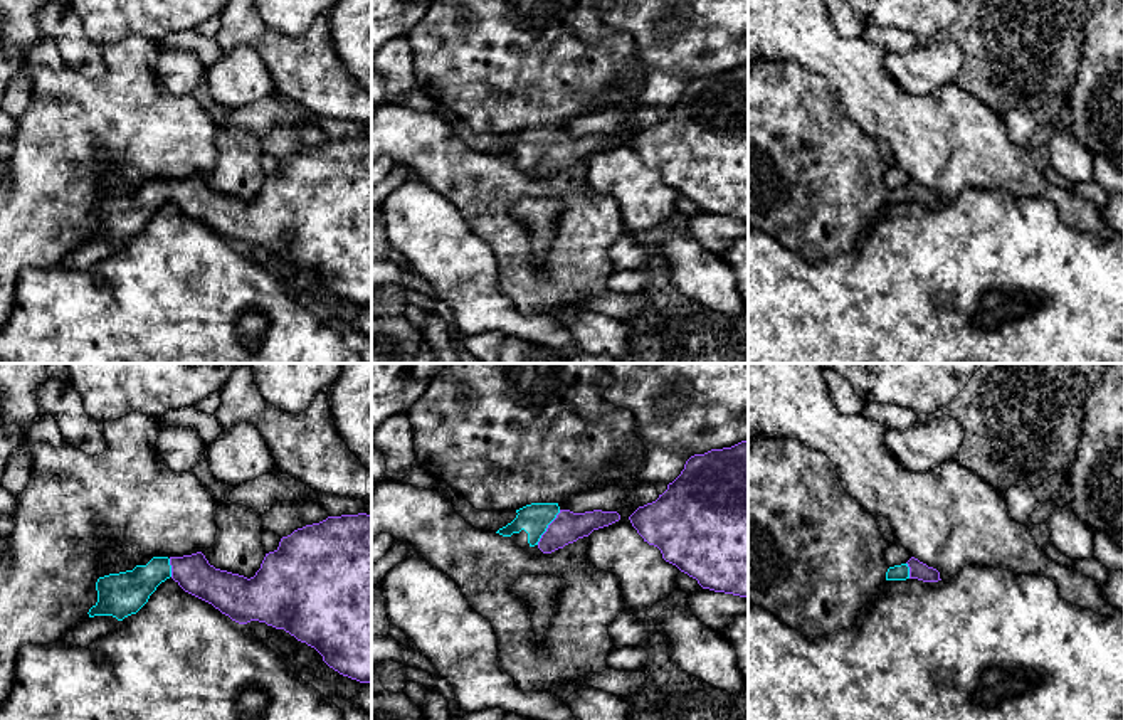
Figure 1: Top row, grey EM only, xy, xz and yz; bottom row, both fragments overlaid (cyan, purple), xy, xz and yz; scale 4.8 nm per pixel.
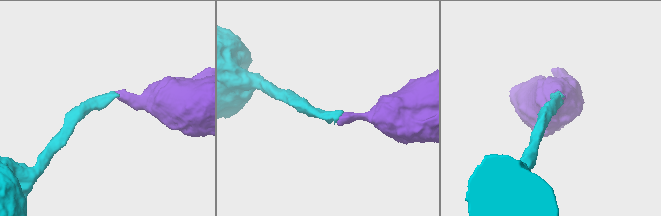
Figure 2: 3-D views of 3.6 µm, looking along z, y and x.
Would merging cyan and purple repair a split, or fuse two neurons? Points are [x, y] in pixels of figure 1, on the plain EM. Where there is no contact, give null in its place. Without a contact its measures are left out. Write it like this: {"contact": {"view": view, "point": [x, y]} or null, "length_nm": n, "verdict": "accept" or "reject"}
{"contact": {"view": "xz", "point": [547, 150]}, "length_nm": 200, "verdict": "accept"}

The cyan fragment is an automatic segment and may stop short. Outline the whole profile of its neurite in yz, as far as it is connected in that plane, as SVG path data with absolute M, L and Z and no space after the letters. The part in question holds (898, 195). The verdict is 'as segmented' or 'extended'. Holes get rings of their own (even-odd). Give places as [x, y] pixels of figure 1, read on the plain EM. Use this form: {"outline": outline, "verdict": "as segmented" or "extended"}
{"outline": "M911 180L906 187L889 190L886 195L886 204L906 204L918 202L923 205L938 205L940 195L918 182Z", "verdict": "extended"}

